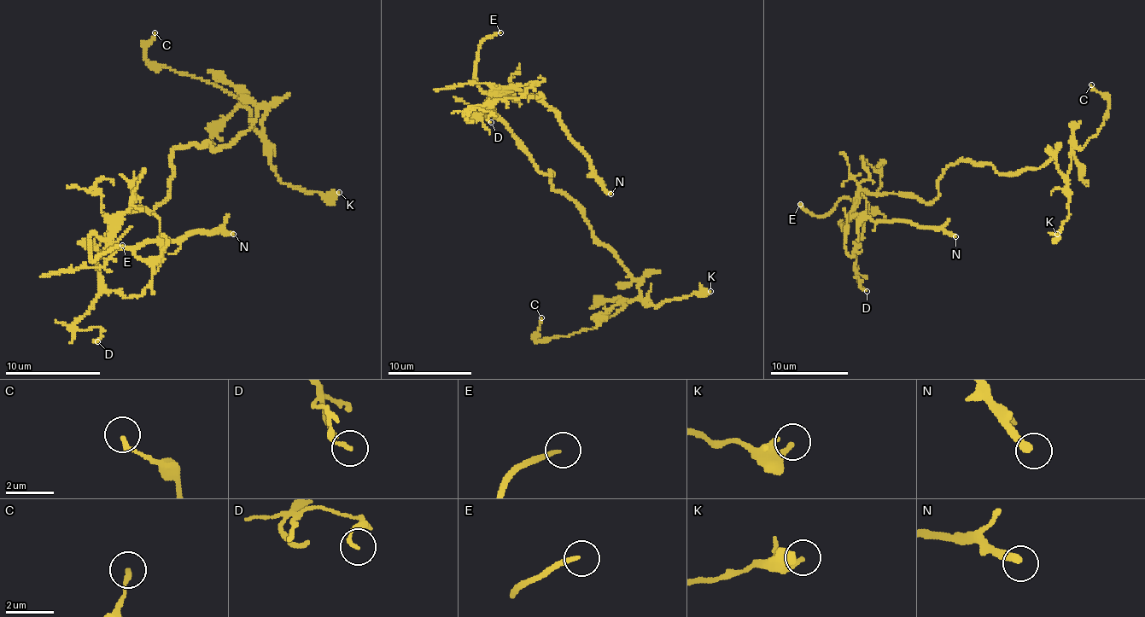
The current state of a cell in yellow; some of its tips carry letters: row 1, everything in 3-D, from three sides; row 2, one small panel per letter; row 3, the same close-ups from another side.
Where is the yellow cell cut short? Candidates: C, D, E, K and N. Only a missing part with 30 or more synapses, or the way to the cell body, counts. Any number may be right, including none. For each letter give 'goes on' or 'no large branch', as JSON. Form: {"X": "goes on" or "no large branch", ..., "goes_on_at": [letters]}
{"C": "no large branch", "D": "no large branch", "E": "goes on", "K": "no large branch", "N": "goes on", "goes_on_at": ["E", "N"]}

